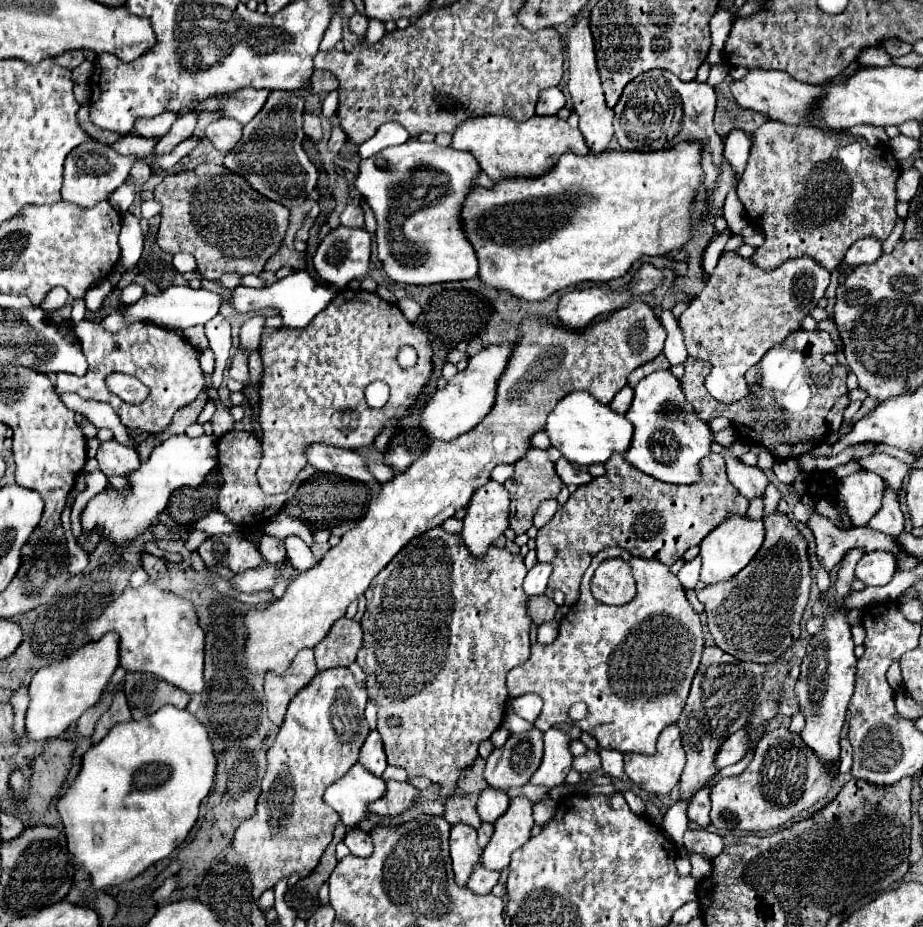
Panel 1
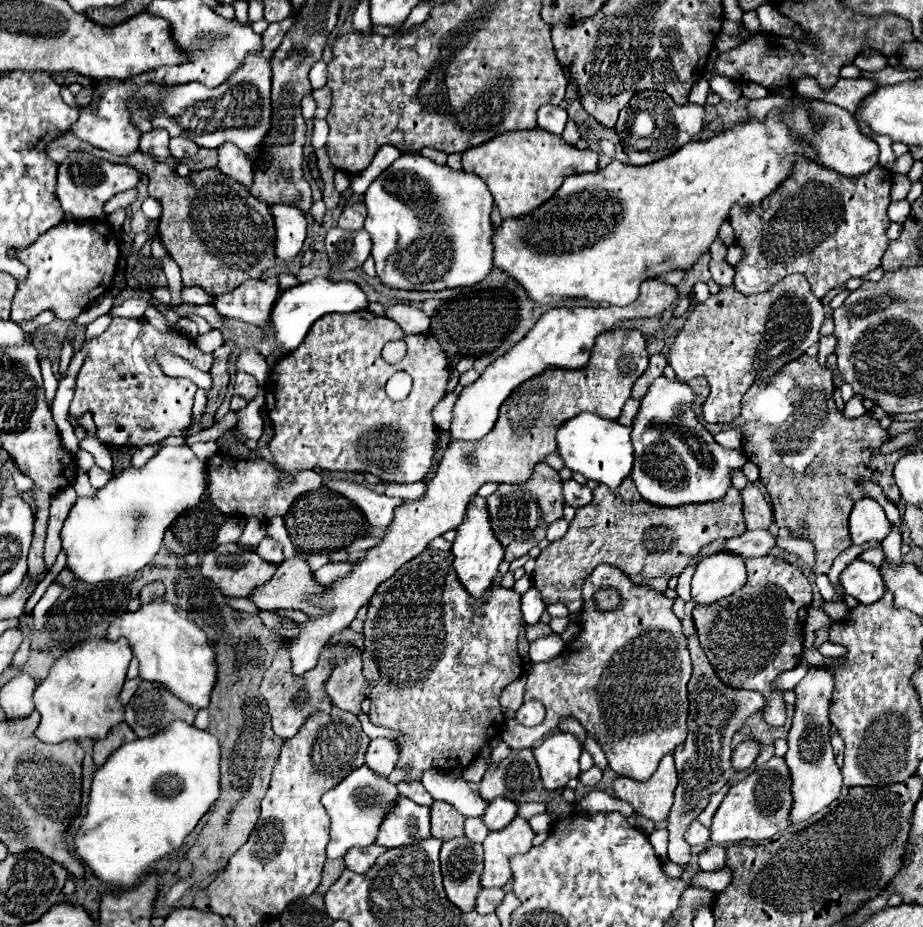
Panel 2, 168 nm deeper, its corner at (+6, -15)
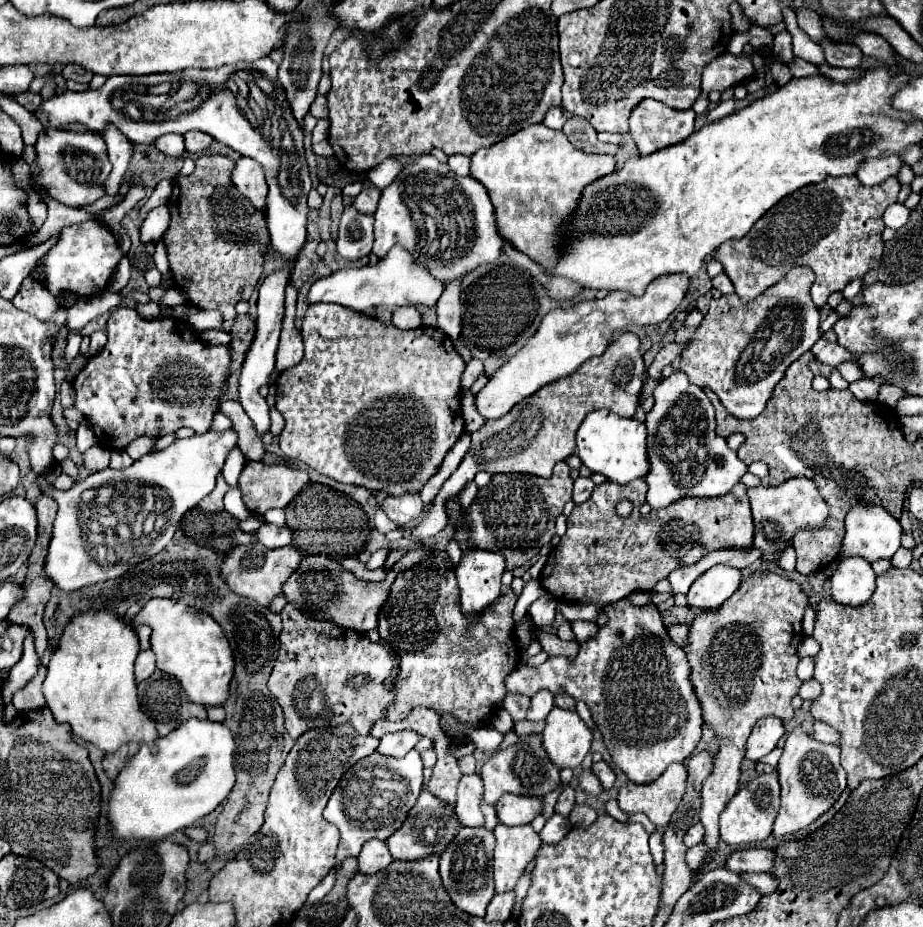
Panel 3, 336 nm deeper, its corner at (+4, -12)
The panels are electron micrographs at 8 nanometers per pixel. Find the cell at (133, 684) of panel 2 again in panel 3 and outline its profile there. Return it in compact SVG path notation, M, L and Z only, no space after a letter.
M152 649L148 651L140 651L138 653L138 659L136 659L136 681L140 683L142 679L150 677L156 669L156 657L152 653Z

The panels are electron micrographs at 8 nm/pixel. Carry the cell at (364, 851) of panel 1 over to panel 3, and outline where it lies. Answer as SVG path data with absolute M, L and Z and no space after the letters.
M374 839L362 847L362 853L358 855L358 863L360 863L360 873L374 875L386 869L392 863L392 857L386 843Z

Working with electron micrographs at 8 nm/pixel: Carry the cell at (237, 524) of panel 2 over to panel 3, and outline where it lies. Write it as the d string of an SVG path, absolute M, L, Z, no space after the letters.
M250 515L248 519L240 521L240 529L246 531L246 533L256 533L256 529L264 523L264 517L262 515Z

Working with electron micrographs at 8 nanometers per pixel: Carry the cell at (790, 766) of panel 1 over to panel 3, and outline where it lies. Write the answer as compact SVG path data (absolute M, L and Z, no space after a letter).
M778 773L770 775L758 775L754 781L750 781L744 789L740 789L730 805L722 811L720 817L720 839L728 845L748 845L756 841L764 841L772 833L772 823L778 813L780 805L780 785L778 785Z

